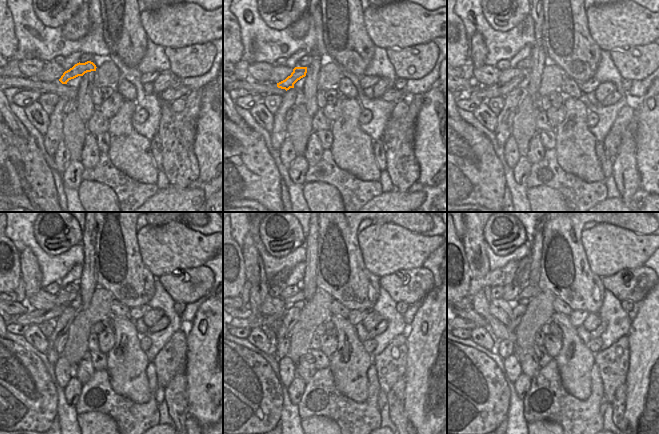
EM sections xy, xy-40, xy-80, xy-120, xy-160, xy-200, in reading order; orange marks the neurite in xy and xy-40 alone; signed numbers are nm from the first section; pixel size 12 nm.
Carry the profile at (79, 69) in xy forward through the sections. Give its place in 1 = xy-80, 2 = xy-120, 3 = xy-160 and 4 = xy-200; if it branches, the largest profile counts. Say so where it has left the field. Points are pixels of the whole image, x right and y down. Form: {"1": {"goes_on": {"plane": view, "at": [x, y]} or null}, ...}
{"1": {"goes_on": {"plane": "xy-80", "at": [486, 92]}}, "2": {"goes_on": {"plane": "xy-120", "at": [34, 316]}}, "3": {"goes_on": {"plane": "xy-160", "at": [255, 320]}}, "4": {"goes_on": {"plane": "xy-200", "at": [467, 324]}}}

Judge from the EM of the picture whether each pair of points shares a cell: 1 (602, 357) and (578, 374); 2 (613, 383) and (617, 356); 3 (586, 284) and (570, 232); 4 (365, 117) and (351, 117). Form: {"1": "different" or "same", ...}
{"1": "different", "2": "same", "3": "same", "4": "different"}

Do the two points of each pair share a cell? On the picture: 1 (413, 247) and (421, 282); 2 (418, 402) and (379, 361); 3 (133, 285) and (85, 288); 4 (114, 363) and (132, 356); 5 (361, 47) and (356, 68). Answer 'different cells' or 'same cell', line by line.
1: different cells
2: different cells
3: different cells
4: same cell
5: same cell

